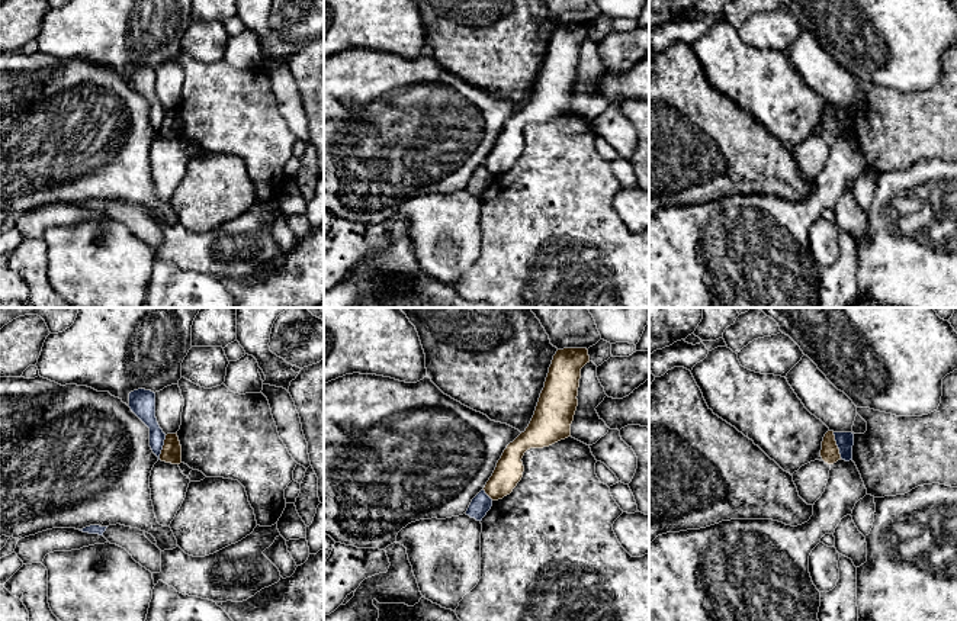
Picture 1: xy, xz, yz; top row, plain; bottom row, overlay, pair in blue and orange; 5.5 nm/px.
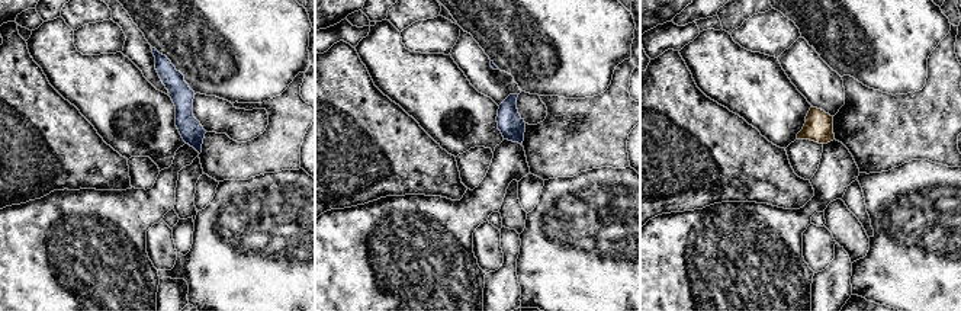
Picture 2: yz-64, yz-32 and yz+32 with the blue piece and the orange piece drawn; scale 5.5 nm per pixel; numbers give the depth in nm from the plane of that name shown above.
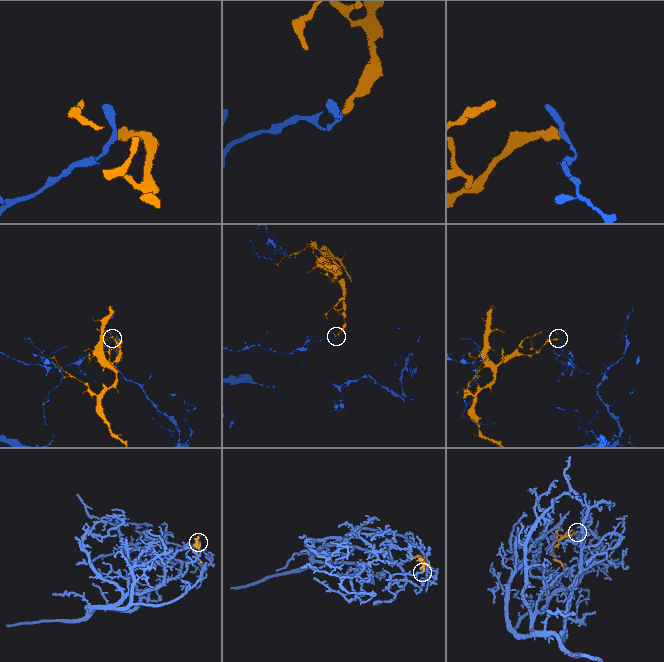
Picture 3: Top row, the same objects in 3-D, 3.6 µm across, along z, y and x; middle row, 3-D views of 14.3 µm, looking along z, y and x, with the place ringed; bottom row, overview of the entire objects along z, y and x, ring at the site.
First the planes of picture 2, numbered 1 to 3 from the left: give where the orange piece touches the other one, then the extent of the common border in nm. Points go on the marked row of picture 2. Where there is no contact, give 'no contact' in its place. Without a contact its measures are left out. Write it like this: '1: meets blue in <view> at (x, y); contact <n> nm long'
1: no contact
2: no contact
3: no contact

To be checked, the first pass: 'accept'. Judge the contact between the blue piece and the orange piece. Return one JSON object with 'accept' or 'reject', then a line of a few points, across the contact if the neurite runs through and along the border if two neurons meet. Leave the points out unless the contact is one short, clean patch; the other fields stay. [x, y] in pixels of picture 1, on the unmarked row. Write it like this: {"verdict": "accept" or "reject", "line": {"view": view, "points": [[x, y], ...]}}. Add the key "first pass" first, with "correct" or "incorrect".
{"first pass": "incorrect", "verdict": "reject", "line": {"view": "yz", "points": [[832, 108], [841, 132]]}}

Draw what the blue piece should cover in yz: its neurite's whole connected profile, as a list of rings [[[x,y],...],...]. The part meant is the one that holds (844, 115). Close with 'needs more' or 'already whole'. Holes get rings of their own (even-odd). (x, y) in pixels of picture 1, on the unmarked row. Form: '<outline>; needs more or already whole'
[[[834,107],[836,120],[839,123],[841,133],[845,136],[852,135],[852,120],[854,109],[852,107]]]; already whole

